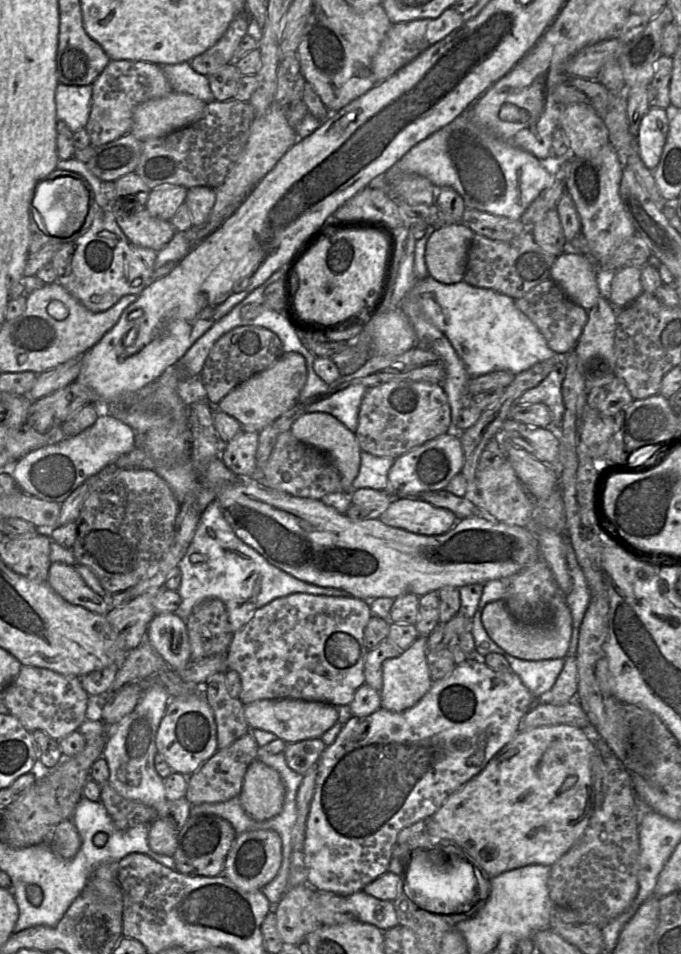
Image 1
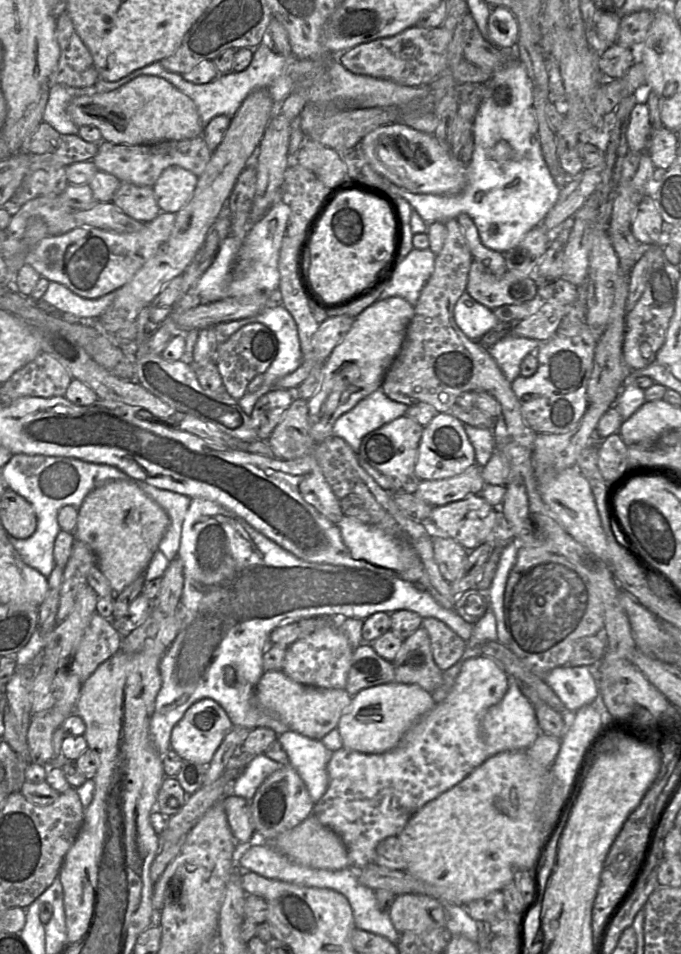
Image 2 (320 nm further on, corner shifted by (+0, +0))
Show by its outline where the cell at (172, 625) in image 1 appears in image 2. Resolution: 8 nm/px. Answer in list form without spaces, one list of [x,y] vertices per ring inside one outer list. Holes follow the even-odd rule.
[[[209,698],[201,699],[192,704],[174,726],[170,738],[170,749],[183,760],[208,765],[232,728],[233,724],[229,716],[218,702]]]

